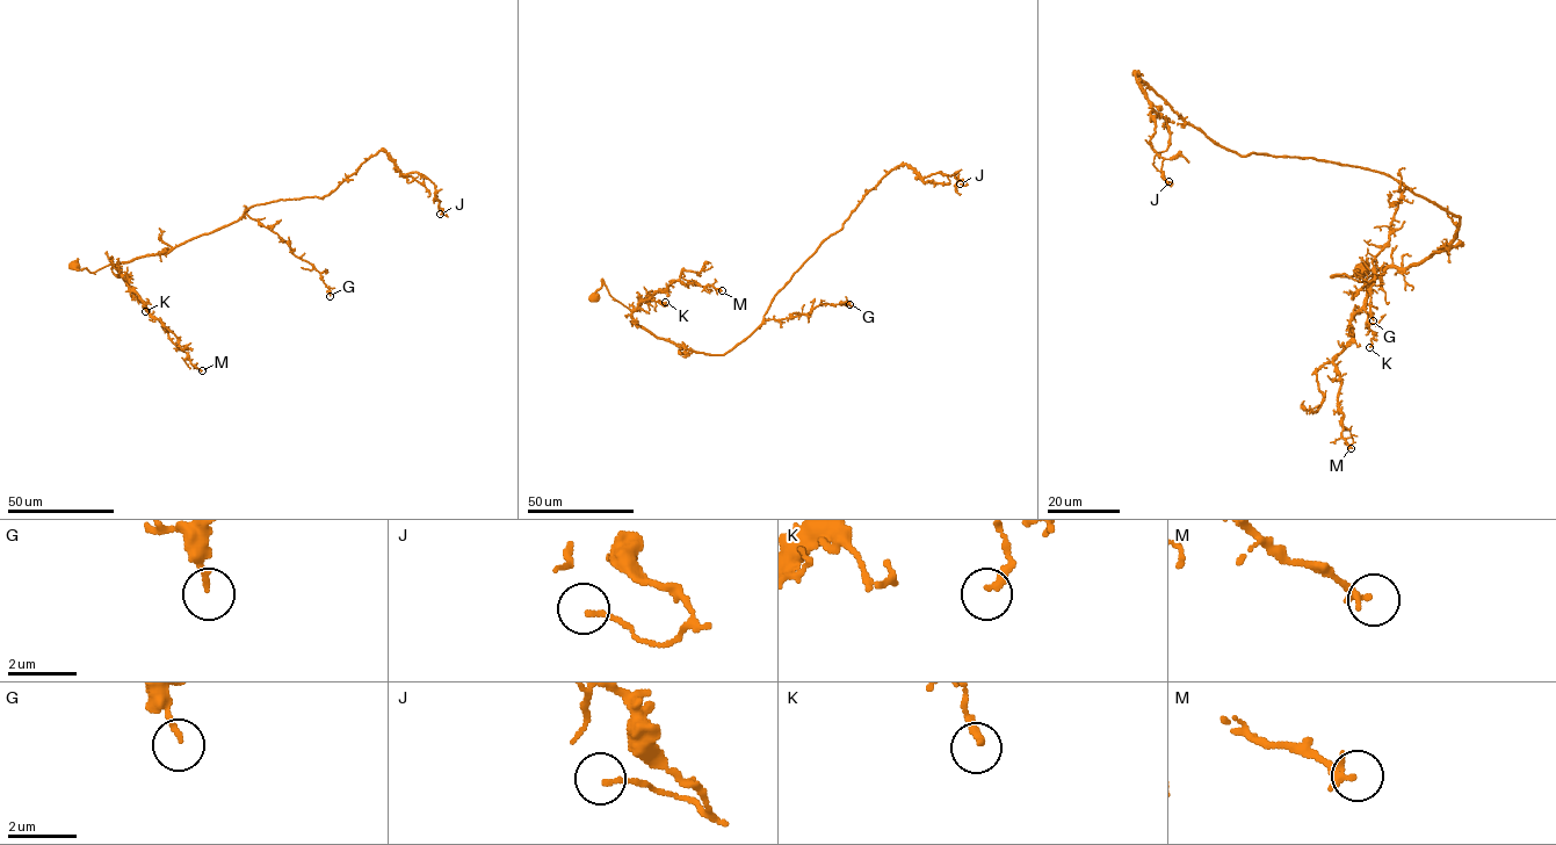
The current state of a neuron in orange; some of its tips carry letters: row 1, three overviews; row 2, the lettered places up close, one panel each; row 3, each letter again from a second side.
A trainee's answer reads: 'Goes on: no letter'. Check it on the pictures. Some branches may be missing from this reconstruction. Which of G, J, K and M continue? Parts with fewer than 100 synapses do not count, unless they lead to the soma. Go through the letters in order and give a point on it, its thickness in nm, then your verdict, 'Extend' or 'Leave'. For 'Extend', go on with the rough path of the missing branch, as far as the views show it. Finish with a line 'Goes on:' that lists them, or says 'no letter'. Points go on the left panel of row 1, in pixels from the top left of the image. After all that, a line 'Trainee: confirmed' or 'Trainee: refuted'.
G: Place: (330, 296). Thickness 140 nm. Leave
J: Place: (440, 214). Thickness 130 nm. Leave
K: Place: (145, 311). Thickness 240 nm. Leave
M: Place: (202, 370). Thickness 240 nm. Leave
Goes on: no letter
Trainee: confirmed

